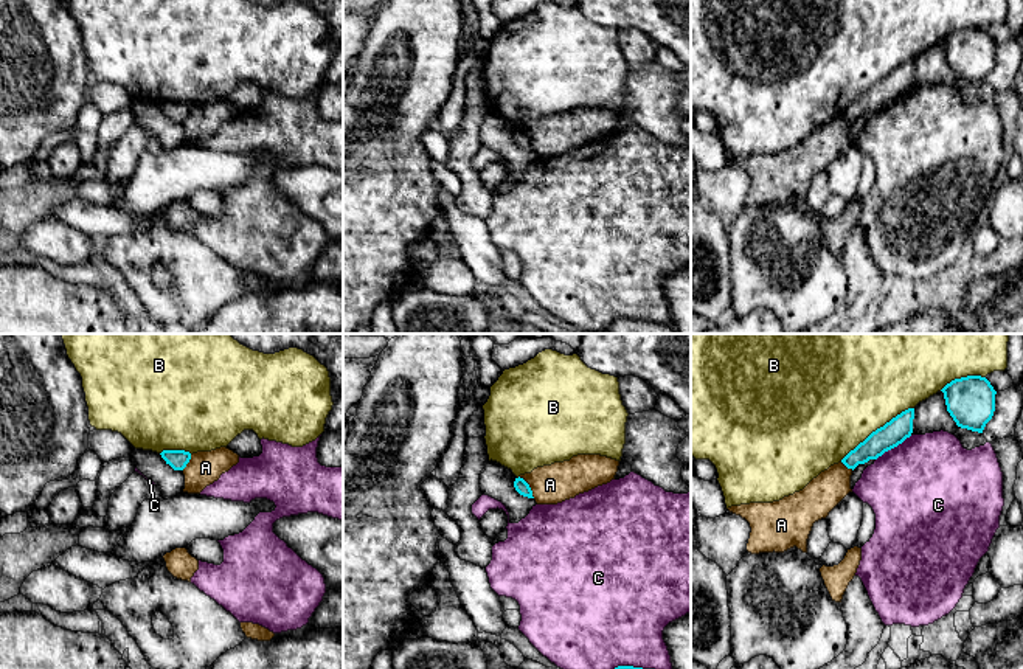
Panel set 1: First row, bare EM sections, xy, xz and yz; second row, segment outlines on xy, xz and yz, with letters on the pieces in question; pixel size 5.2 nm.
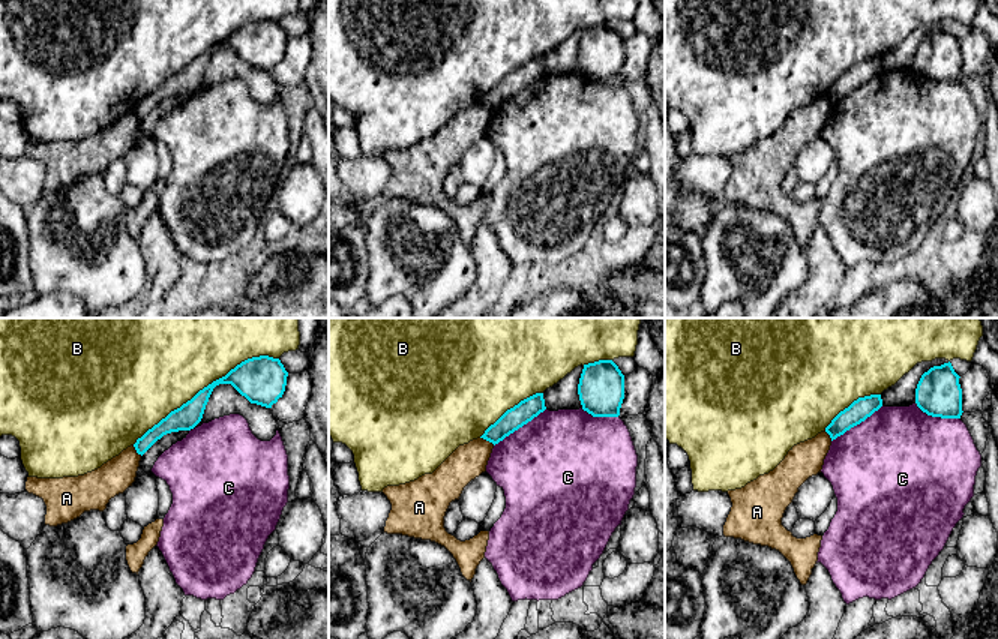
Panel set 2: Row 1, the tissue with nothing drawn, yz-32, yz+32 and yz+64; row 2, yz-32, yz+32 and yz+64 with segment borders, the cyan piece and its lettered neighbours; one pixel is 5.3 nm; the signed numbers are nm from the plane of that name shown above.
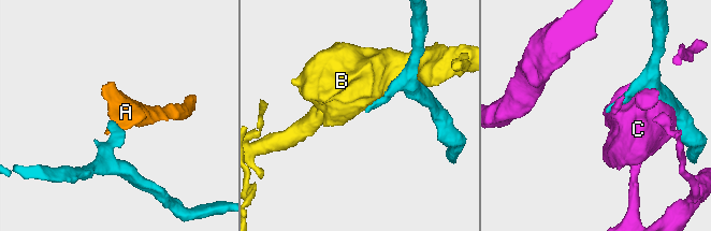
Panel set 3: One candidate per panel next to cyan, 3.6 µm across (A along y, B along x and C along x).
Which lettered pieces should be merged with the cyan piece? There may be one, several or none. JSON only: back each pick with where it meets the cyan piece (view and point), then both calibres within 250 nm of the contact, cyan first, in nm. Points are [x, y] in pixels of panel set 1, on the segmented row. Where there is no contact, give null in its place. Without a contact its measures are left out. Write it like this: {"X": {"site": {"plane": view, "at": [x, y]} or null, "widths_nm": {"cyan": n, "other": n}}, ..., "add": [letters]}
{"add": []}

